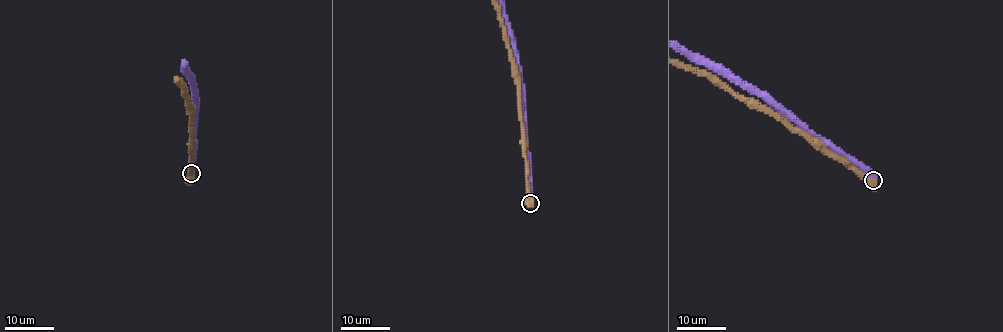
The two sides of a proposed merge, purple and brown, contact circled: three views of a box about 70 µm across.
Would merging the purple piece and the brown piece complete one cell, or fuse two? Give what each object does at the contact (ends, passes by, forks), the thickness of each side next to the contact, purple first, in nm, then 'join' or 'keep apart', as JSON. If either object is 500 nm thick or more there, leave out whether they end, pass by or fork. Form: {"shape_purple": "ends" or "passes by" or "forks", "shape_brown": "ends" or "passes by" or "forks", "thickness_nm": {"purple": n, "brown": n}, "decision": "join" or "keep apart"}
{"thickness_nm": {"purple": 750, "brown": 800}, "decision": "keep apart"}

